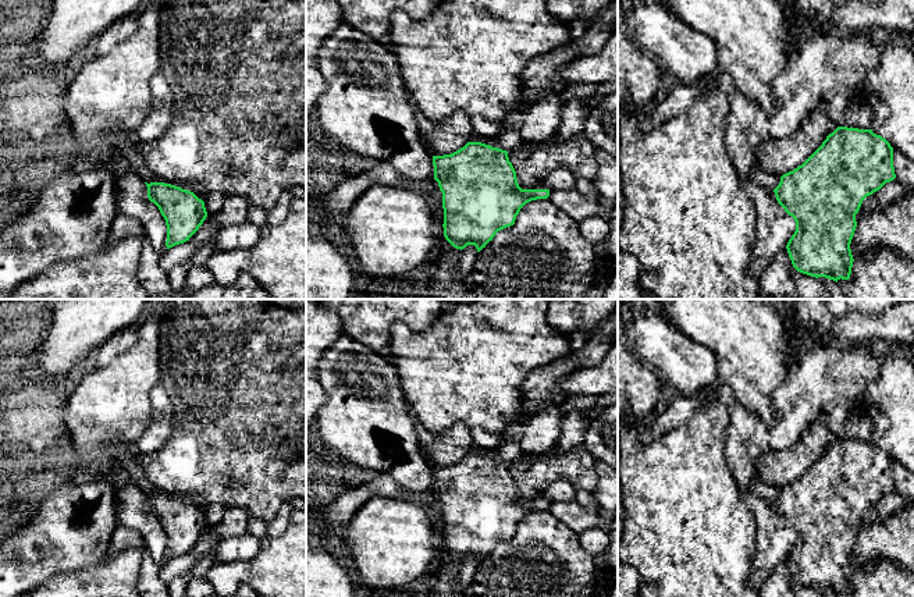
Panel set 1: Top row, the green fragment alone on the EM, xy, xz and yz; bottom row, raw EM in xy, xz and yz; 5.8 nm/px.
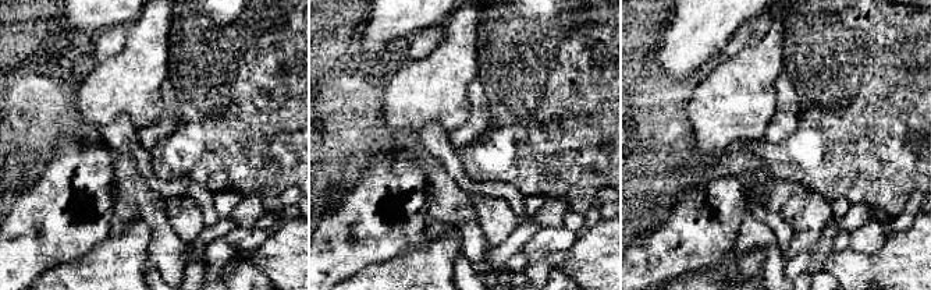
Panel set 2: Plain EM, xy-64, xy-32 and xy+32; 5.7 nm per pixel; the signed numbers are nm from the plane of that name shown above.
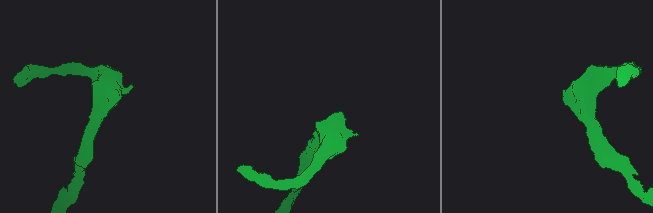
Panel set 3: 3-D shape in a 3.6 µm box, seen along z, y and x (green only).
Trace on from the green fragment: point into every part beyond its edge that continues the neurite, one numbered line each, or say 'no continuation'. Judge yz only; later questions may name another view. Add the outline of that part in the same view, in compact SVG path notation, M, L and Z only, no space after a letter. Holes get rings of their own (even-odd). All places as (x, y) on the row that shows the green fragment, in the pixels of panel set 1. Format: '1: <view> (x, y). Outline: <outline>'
no continuation

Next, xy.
no continuation

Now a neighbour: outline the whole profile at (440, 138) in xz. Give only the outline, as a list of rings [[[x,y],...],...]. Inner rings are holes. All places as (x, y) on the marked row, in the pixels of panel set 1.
[[[410,95],[409,102],[424,146],[433,156],[451,154],[470,141],[474,132],[472,118],[463,110],[456,110],[444,122],[433,122],[419,110]]]

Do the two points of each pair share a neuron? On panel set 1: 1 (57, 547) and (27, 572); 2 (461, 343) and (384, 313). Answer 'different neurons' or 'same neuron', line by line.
1: same neuron
2: different neurons

